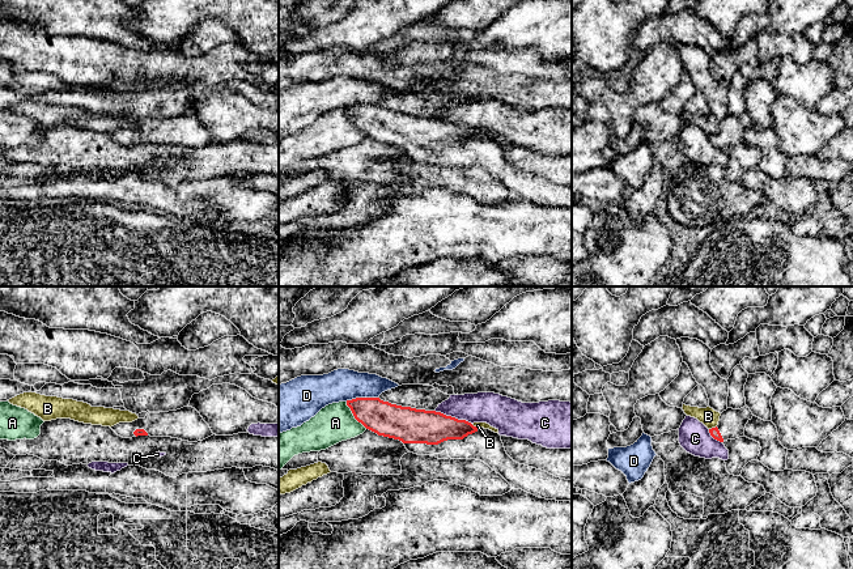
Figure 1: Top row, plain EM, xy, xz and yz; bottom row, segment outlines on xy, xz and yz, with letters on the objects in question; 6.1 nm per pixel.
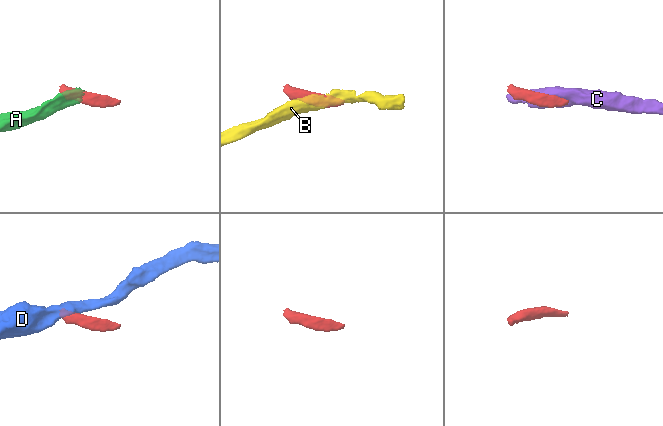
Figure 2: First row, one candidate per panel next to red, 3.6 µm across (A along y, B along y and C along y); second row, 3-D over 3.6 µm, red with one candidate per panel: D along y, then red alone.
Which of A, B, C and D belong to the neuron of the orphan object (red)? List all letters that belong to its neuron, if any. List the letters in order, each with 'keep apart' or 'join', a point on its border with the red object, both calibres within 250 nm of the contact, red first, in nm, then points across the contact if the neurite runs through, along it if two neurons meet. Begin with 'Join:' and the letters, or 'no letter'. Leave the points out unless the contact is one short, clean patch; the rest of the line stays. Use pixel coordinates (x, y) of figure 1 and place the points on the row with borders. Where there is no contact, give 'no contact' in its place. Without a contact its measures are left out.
Join: no letter
A: keep apart; contact xz (353, 415); calibres 200 and 240 nm; border xz (346, 402), (352, 415), (366, 428)
B: keep apart; contact yz (712, 428); calibres 60 and 110 nm
C: keep apart; contact xz (453, 417); calibres 220 and 190 nm
D: keep apart; contact xz (361, 398); calibres 200 and 200 nm; border xz (377, 396), (356, 396), (346, 400)

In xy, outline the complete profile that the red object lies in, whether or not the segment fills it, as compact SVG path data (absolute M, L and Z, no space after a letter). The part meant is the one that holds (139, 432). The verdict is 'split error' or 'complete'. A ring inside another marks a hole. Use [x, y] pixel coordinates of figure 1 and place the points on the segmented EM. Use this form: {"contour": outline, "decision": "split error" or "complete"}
{"contour": "M188 405L169 412L148 412L144 419L137 419L132 422L119 422L111 429L123 438L150 436L198 442L213 436L200 413Z", "decision": "split error"}

